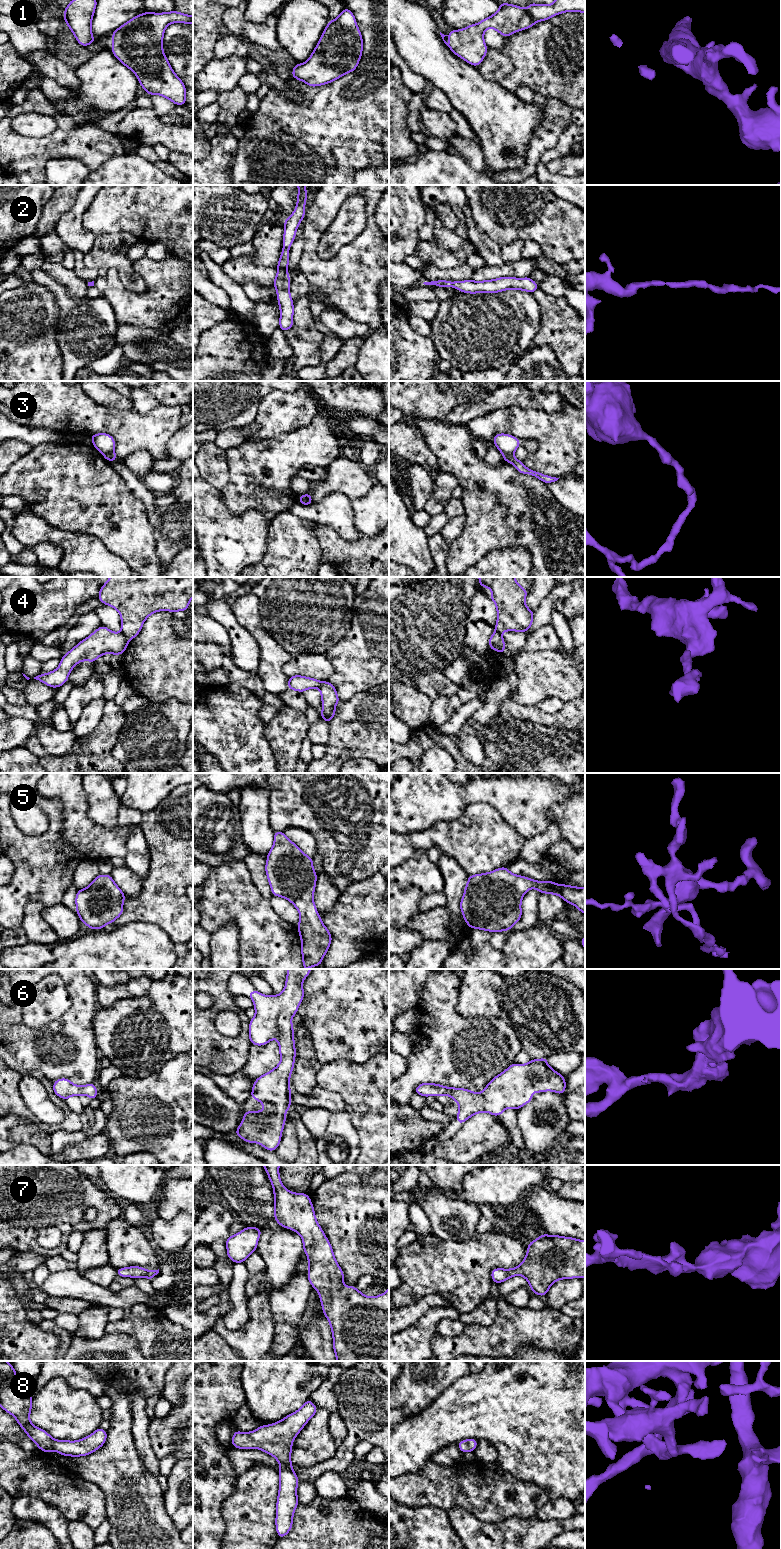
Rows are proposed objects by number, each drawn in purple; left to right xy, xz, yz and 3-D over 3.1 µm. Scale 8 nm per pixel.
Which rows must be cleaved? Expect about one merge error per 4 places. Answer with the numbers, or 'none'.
3, 4

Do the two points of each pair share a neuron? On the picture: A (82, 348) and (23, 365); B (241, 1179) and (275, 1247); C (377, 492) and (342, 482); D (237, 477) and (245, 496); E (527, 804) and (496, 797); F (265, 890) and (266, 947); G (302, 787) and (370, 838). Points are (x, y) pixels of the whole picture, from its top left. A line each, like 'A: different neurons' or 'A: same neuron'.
A: different neurons
B: same neuron
C: different neurons
D: same neuron
E: same neuron
F: different neurons
G: same neuron

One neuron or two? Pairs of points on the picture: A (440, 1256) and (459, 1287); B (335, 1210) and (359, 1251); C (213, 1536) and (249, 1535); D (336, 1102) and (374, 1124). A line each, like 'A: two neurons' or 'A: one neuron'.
A: one neuron
B: one neuron
C: two neurons
D: two neurons

